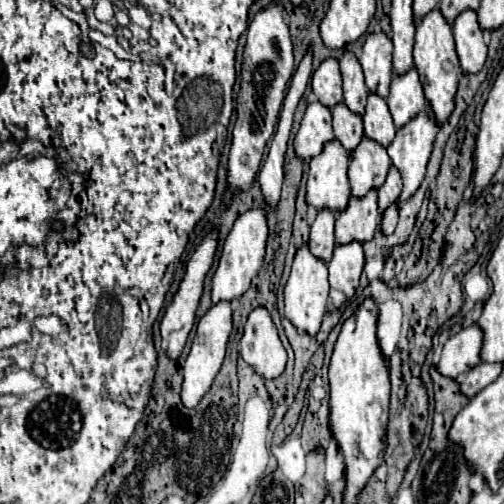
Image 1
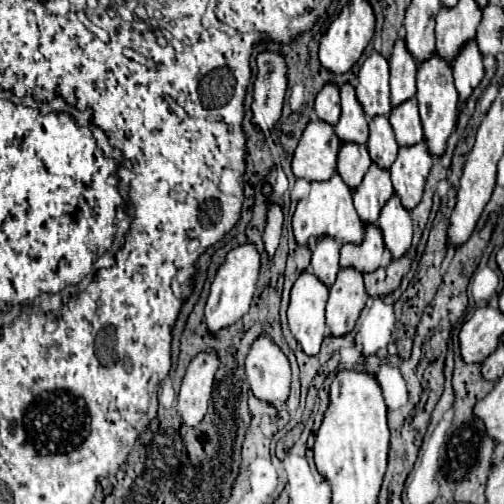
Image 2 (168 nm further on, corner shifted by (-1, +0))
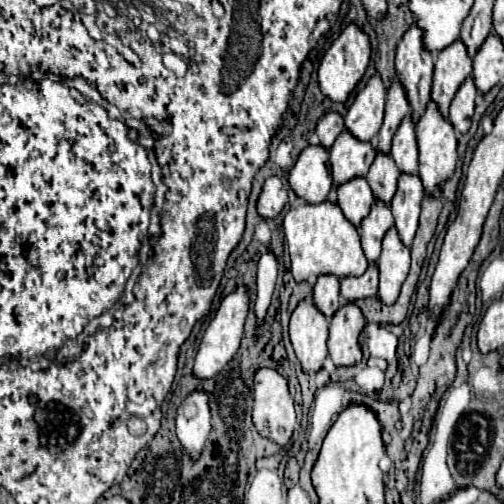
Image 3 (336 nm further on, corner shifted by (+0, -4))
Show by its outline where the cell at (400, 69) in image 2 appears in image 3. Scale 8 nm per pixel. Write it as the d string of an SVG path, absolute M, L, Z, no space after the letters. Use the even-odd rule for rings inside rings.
M396 81L396 83L392 83L392 87L388 91L388 101L386 101L386 111L384 111L384 123L382 123L378 139L376 139L376 147L374 149L378 153L388 155L392 137L394 137L398 125L402 123L402 119L408 113L410 113L410 105L408 105L408 99L406 99L406 91Z

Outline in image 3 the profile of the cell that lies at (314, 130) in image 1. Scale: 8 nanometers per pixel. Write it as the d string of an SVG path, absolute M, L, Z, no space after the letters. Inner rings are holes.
M320 145L306 147L292 167L288 183L292 191L306 203L326 201L332 189L328 151Z

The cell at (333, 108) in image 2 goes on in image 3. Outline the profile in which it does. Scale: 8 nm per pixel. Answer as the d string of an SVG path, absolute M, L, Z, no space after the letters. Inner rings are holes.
M326 113L316 127L316 135L324 149L330 149L342 131L344 131L344 119L338 113Z

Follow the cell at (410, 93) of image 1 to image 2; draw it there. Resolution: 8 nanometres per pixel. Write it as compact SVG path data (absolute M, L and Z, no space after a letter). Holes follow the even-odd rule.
M415 97L407 99L407 103L401 103L399 107L393 107L389 113L389 121L399 145L415 145L423 139L423 125L419 123Z

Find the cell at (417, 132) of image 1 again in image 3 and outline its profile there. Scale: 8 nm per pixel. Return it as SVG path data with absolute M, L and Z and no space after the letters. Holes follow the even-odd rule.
M400 175L398 191L390 203L390 211L394 215L394 227L398 231L398 237L406 247L410 247L414 233L418 229L422 197L424 187L418 175Z

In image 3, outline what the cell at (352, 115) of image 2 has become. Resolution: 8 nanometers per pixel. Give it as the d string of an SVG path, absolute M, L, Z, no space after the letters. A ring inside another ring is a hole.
M342 131L342 135L334 141L330 149L330 171L334 181L332 191L336 191L342 183L348 183L350 179L366 177L374 155L376 151L370 143L362 143L354 139L348 131Z

